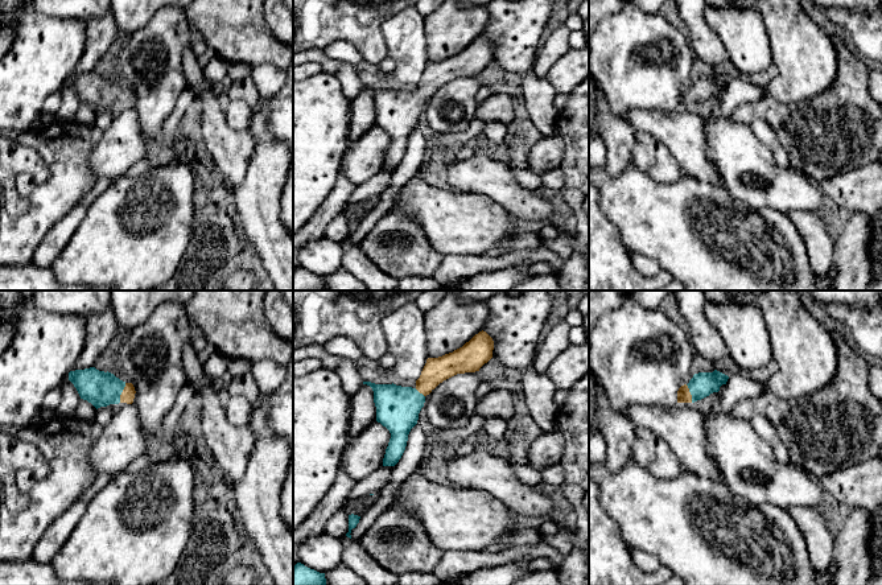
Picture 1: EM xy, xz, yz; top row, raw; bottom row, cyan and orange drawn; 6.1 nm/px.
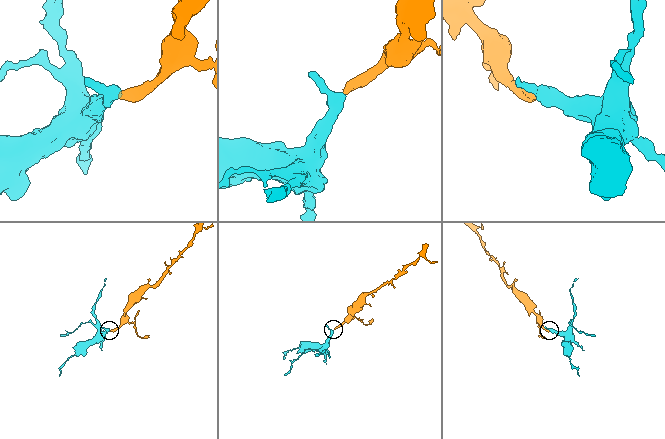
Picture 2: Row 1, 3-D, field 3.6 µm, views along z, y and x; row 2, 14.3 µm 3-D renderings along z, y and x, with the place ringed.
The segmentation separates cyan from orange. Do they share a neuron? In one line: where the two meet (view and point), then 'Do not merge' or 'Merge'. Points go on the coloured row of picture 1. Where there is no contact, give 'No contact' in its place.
Touches cyan at xy (122, 391). Merge

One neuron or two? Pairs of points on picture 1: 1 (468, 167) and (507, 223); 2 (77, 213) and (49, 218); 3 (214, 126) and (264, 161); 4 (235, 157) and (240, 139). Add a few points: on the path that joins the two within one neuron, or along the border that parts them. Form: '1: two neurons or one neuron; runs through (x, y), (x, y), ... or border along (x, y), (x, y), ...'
1: two neurons; border along (458, 192), (487, 196), (514, 217)
2: two neurons; border along (85, 196), (44, 238)
3: two neurons; border along (248, 130), (254, 152), (247, 174), (240, 181)
4: one neuron; runs through (235, 153), (235, 147), (239, 143)

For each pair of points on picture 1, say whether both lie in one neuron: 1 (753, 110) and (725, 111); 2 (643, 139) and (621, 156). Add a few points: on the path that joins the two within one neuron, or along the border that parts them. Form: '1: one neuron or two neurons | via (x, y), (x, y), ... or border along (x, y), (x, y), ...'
1: two neurons | border along (762, 99), (742, 102), (730, 115)
2: two neurons | border along (638, 132), (634, 140), (633, 161)

